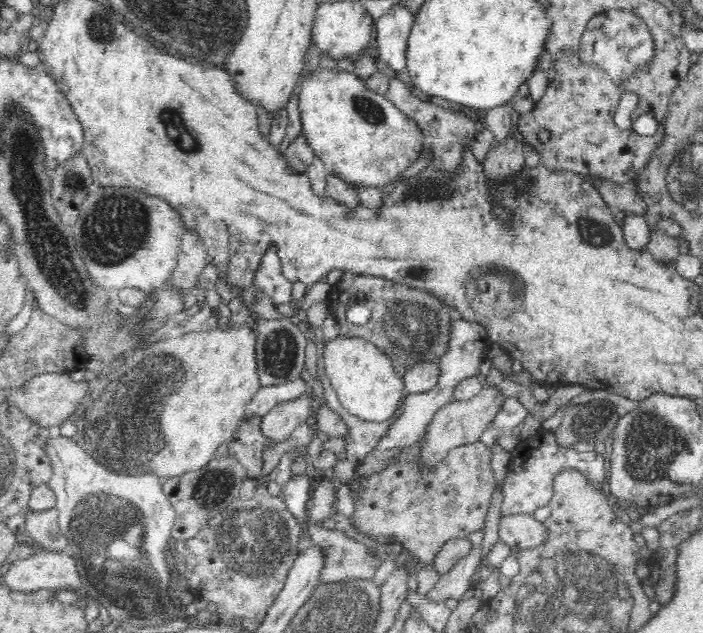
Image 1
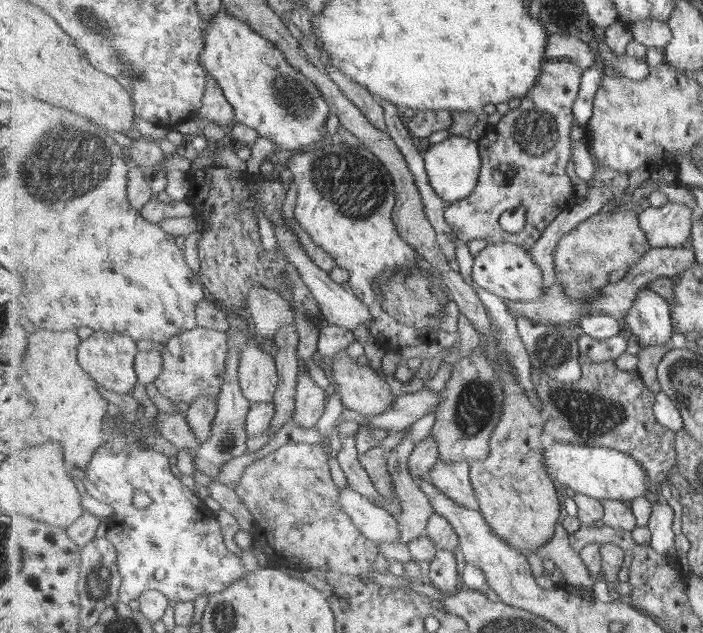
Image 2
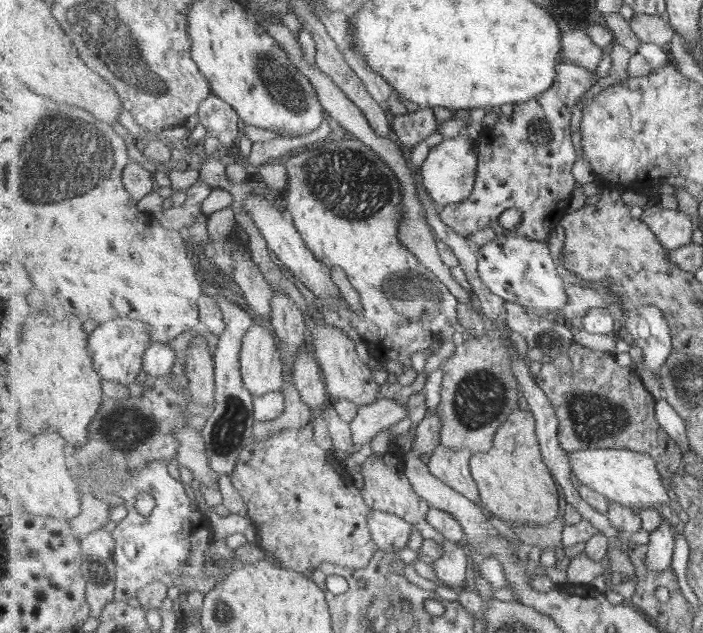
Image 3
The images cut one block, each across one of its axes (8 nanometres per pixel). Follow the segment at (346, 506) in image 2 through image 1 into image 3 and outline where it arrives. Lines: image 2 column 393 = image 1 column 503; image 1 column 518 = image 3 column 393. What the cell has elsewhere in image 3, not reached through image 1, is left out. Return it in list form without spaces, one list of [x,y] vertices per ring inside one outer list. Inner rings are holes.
[[[371,510],[369,517],[369,530],[378,547],[385,551],[405,548],[411,539],[411,525],[399,516],[383,511]]]

